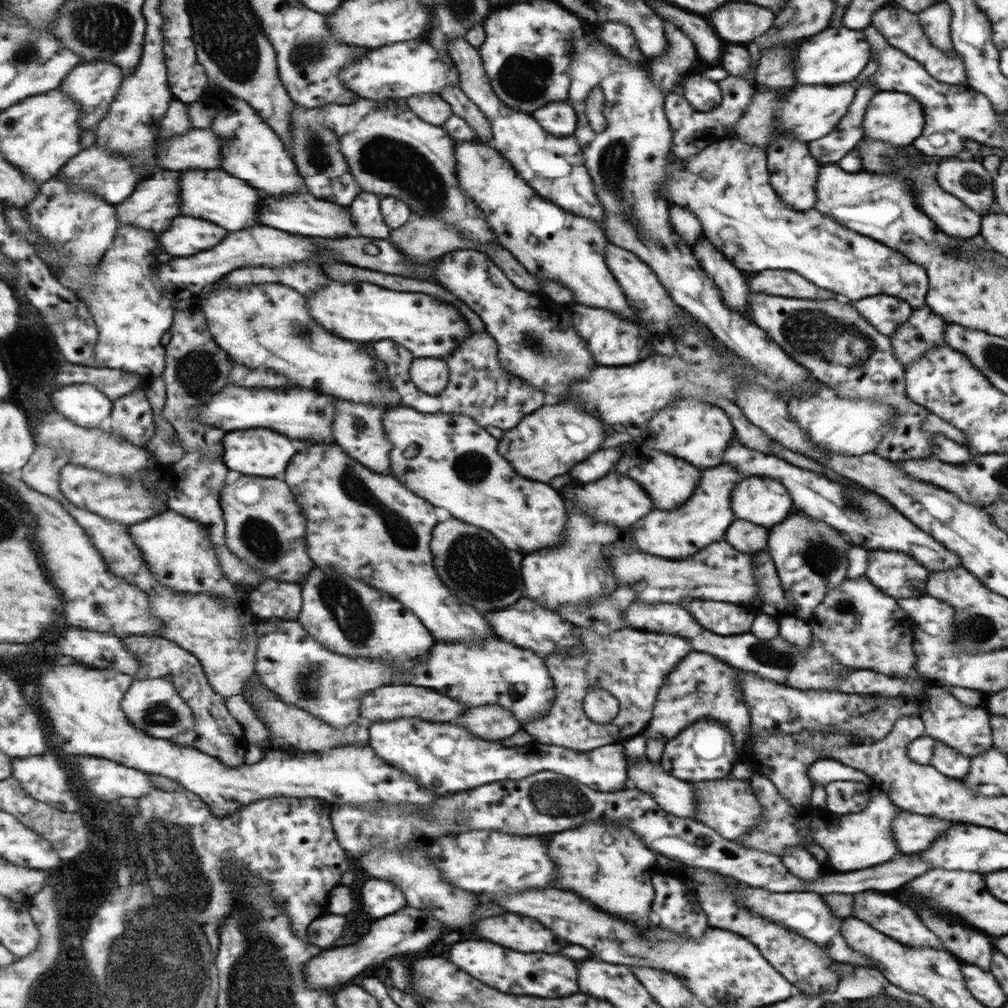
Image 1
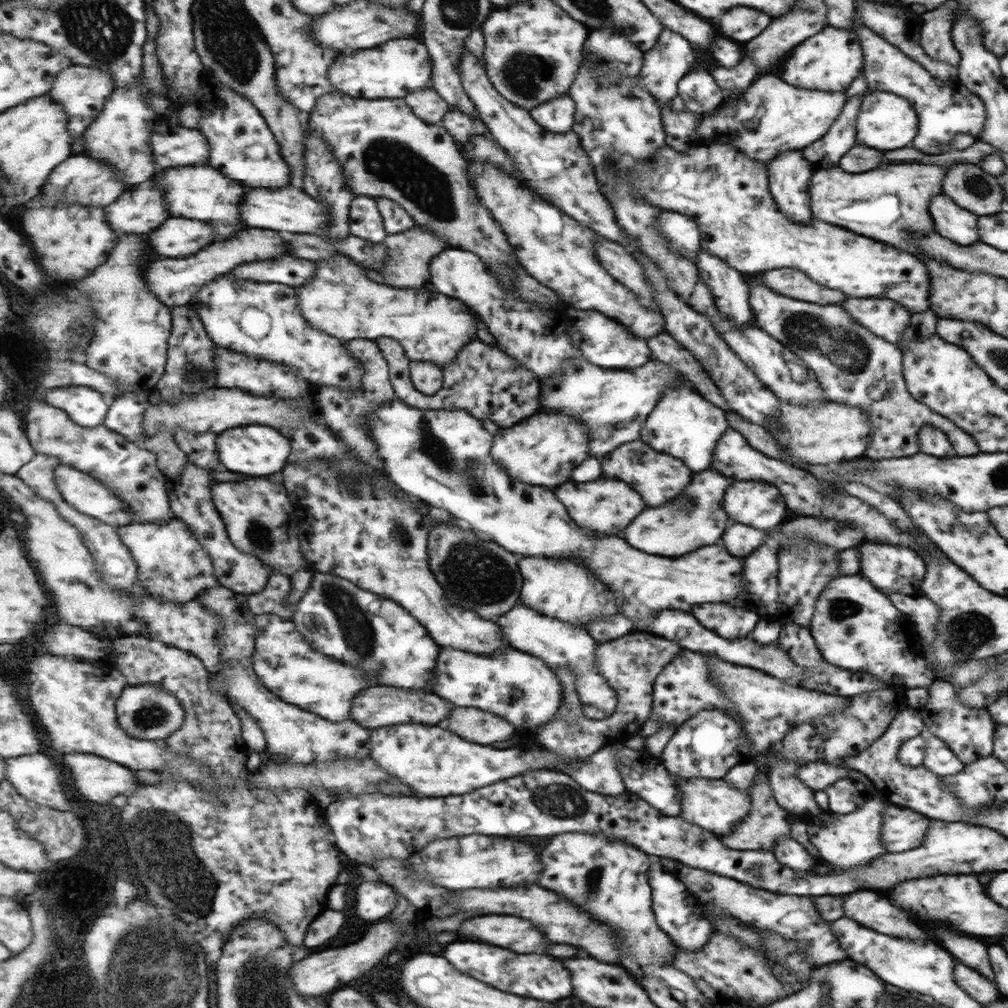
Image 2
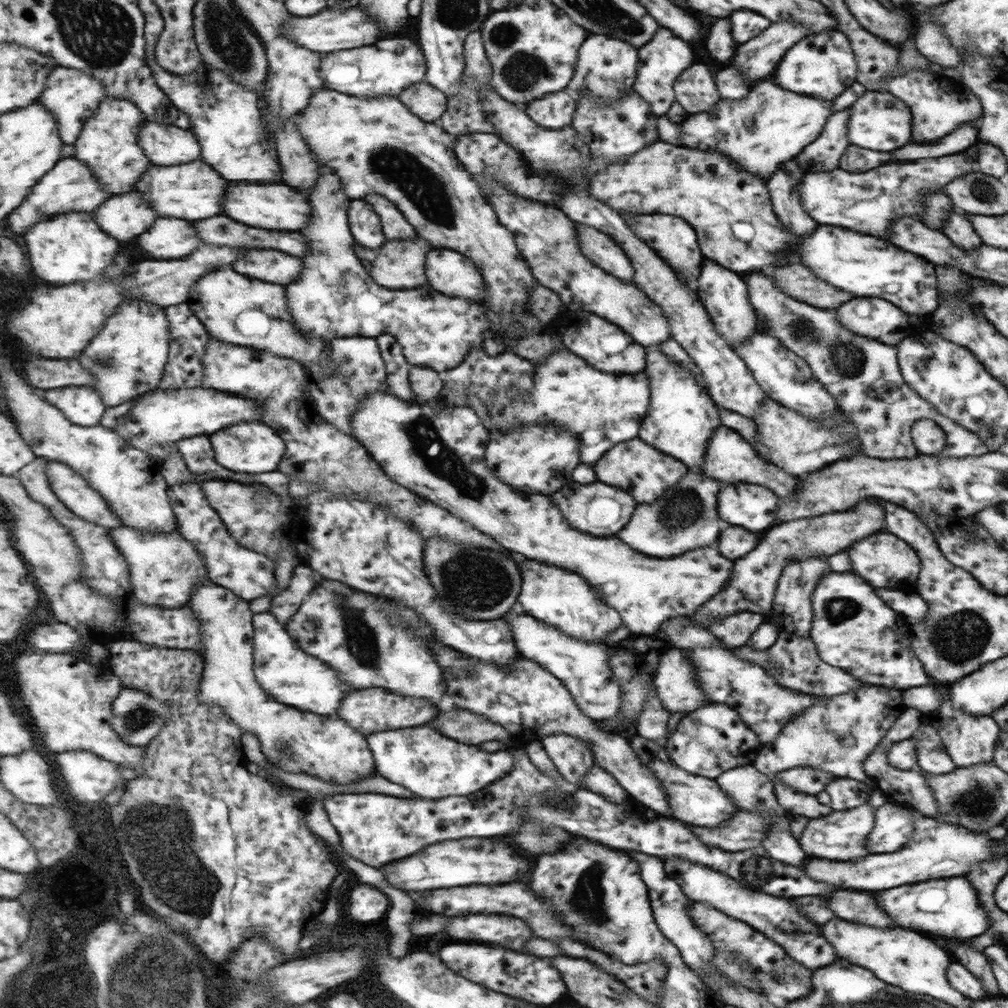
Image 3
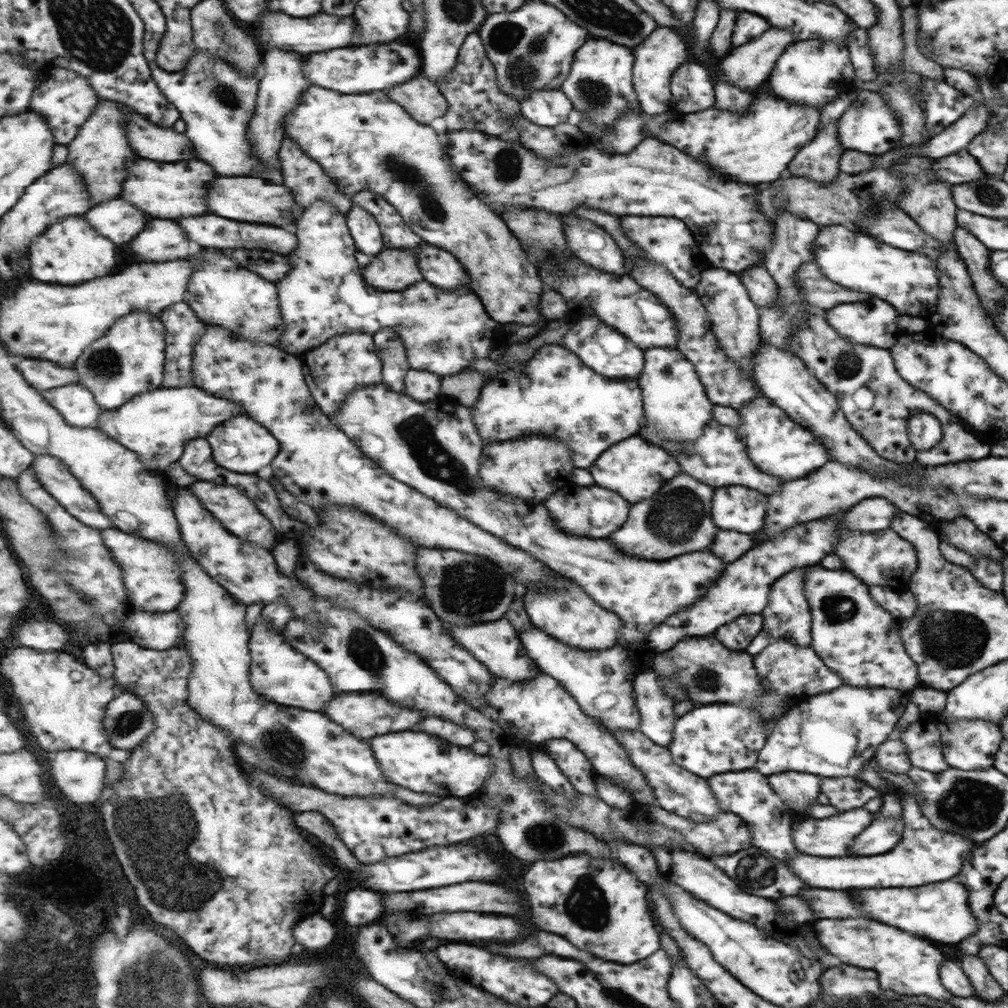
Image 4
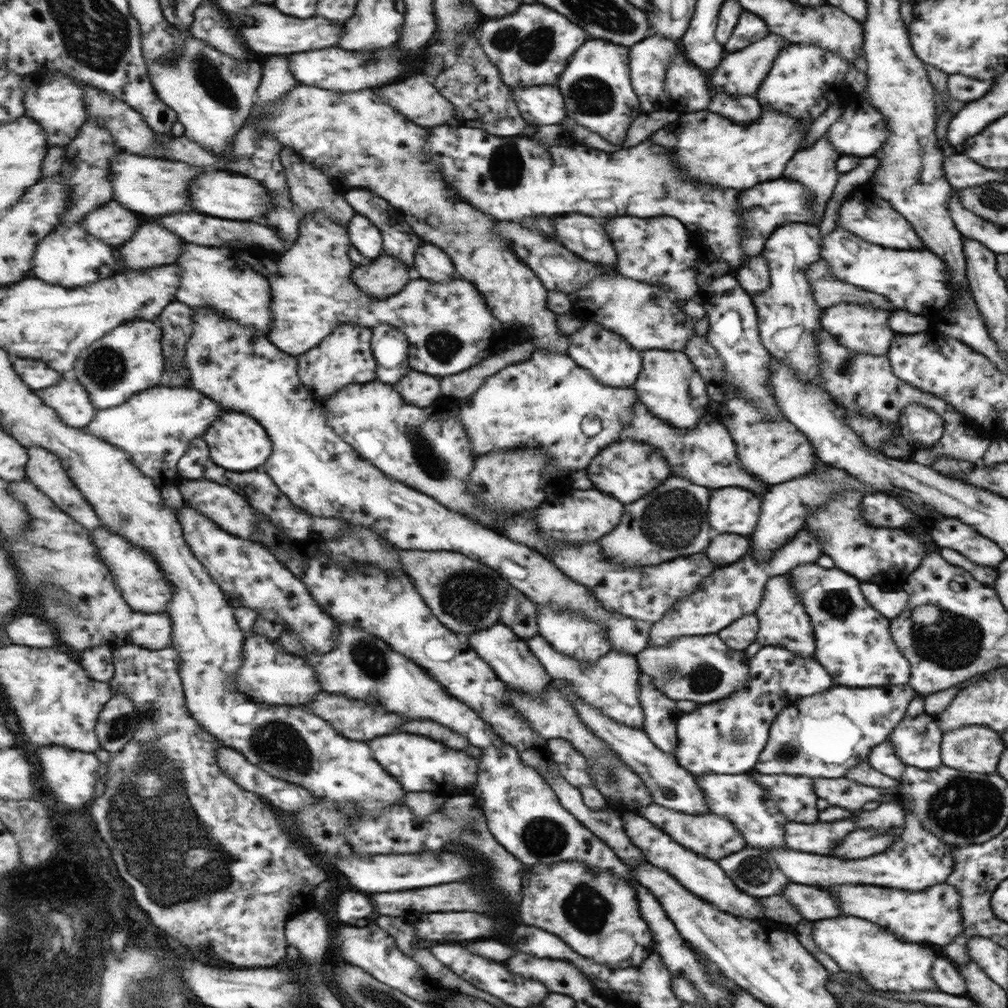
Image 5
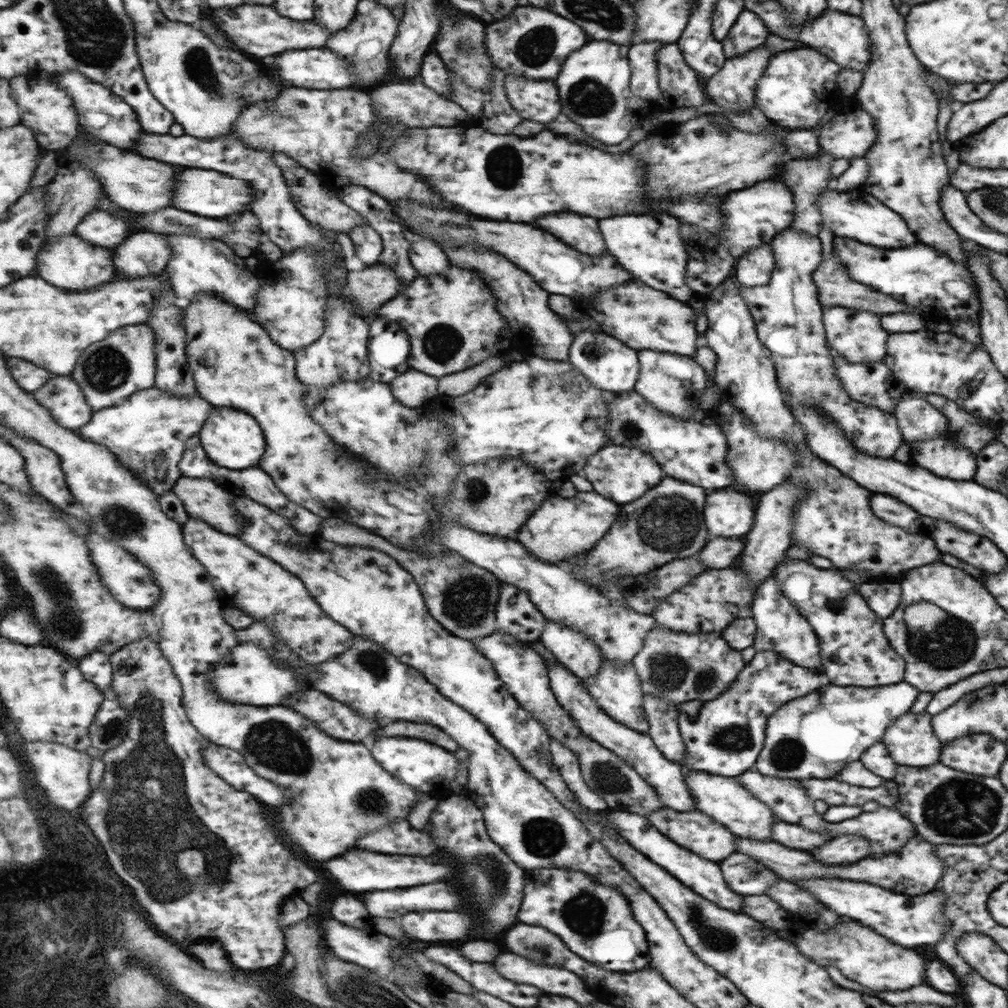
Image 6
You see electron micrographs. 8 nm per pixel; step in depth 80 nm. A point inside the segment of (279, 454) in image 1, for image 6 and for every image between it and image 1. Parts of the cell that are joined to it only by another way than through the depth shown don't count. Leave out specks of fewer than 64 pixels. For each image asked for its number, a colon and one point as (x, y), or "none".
2: (255, 450)
3: (249, 446)
4: (242, 445)
5: (238, 442)
6: (234, 439)

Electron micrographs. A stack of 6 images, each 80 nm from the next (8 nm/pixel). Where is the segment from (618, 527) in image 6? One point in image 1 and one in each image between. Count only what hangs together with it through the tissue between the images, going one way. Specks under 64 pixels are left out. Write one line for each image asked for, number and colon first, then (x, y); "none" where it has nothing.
1: (672, 534)
2: (695, 518)
3: (685, 517)
4: (677, 521)
5: (652, 531)

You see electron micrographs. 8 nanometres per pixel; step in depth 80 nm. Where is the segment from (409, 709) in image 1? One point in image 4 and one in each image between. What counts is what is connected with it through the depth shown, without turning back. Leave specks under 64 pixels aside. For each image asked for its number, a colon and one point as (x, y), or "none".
2: (378, 706)
3: (370, 710)
4: (366, 716)

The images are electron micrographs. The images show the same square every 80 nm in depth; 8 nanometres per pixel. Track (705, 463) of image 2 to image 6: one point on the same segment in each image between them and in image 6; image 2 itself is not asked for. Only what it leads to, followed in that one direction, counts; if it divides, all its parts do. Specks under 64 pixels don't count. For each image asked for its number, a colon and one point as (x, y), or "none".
3: (680, 418)
4: (676, 408)
5: (672, 390)
6: (672, 383)

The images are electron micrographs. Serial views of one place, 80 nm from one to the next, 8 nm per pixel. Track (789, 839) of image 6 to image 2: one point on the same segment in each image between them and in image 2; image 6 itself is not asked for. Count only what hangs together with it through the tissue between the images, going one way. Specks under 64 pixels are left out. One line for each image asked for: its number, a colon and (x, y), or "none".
2: (845, 840)
3: (840, 835)
4: (830, 837)
5: (819, 838)

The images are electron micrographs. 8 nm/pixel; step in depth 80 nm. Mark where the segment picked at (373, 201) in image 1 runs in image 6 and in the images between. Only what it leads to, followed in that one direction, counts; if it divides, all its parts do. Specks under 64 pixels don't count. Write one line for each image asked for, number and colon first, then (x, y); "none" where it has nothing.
2: (367, 222)
3: (366, 224)
4: (364, 227)
5: (366, 237)
6: (368, 243)

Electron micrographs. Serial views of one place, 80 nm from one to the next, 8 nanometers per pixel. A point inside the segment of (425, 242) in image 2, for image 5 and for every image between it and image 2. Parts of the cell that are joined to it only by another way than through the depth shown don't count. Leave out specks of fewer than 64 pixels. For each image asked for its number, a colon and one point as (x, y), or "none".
3: (401, 265)
4: (393, 270)
5: (386, 277)

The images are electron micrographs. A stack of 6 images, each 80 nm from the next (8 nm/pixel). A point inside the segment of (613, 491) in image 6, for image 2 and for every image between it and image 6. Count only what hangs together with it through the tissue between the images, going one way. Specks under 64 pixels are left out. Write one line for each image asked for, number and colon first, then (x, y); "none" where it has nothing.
2: (657, 477)
3: (650, 472)
4: (635, 468)
5: (625, 470)

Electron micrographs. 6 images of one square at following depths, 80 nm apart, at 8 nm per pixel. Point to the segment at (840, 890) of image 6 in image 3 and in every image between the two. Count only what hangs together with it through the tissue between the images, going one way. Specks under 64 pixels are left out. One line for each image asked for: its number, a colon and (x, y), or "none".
3: (944, 907)
4: (937, 911)
5: (931, 916)

